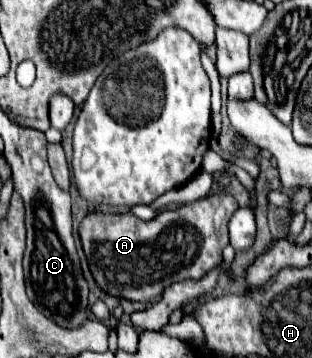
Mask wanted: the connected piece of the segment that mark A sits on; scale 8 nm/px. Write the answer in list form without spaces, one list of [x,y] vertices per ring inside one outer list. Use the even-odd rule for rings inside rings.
[[[214,194],[214,196],[200,198],[196,202],[184,204],[176,210],[164,210],[150,222],[142,222],[130,214],[96,212],[92,216],[86,216],[80,222],[78,234],[80,234],[82,250],[86,254],[90,272],[100,290],[104,290],[108,296],[114,296],[114,298],[148,302],[152,298],[158,298],[168,286],[182,282],[186,278],[200,280],[212,268],[222,264],[222,248],[228,246],[228,220],[236,212],[236,208],[238,204],[230,194]]]

